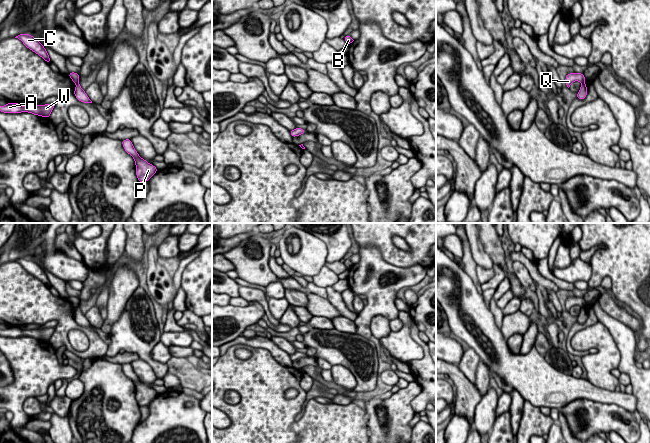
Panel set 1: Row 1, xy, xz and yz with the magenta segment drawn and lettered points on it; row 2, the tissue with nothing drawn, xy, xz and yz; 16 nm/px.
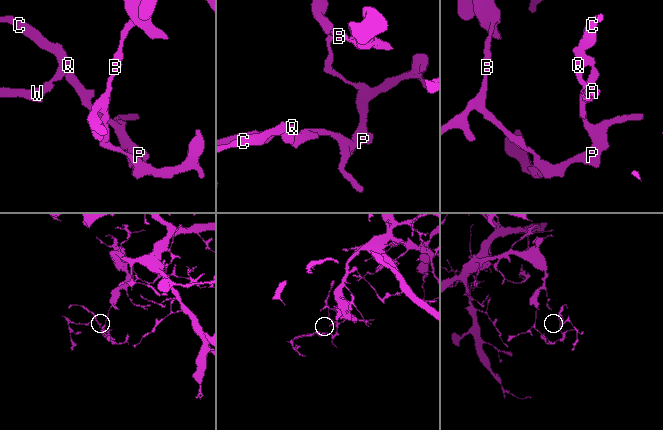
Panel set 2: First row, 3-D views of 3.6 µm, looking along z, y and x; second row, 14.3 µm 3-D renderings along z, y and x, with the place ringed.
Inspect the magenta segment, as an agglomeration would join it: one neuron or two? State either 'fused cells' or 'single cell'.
fused cells

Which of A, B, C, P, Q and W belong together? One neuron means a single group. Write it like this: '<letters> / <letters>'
A C Q W / B P

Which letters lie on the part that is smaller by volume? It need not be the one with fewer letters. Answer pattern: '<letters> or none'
A, C, Q, W

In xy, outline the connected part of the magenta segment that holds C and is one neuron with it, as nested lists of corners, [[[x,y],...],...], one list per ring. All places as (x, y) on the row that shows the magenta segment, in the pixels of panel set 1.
[[[19,34],[15,38],[18,38],[19,40],[21,40],[28,49],[30,49],[34,53],[38,54],[46,62],[48,62],[48,63],[51,62],[45,47],[33,36],[31,36],[30,34]]]

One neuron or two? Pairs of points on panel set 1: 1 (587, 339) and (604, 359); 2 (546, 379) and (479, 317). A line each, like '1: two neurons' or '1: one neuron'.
1: one neuron
2: one neuron

